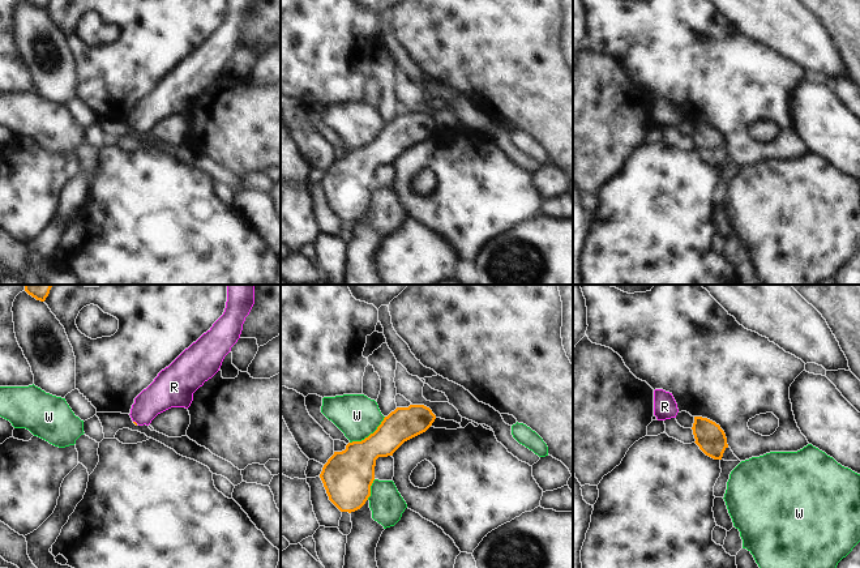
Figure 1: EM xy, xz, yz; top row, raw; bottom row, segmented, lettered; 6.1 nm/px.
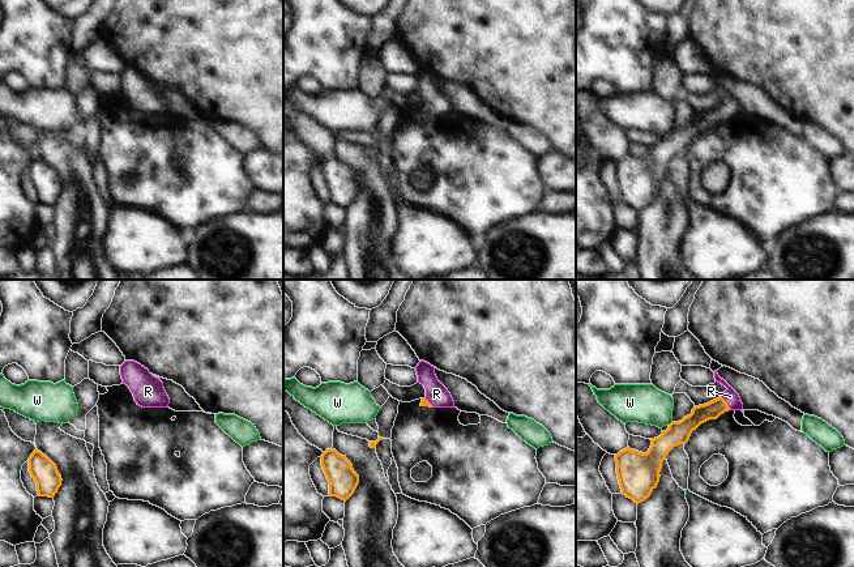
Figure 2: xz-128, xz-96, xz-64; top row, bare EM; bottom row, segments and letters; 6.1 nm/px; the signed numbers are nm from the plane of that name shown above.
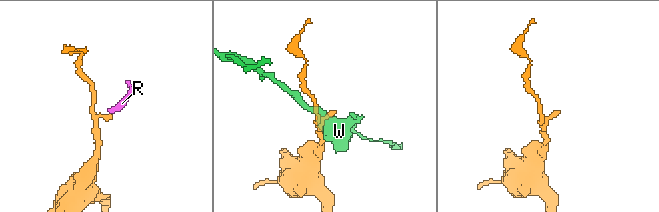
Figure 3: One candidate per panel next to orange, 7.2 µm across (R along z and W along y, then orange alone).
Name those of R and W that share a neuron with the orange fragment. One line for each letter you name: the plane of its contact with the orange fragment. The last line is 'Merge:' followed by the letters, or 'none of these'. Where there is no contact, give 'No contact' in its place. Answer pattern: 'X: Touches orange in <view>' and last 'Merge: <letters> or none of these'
R: Touches orange in xy
Merge: R

